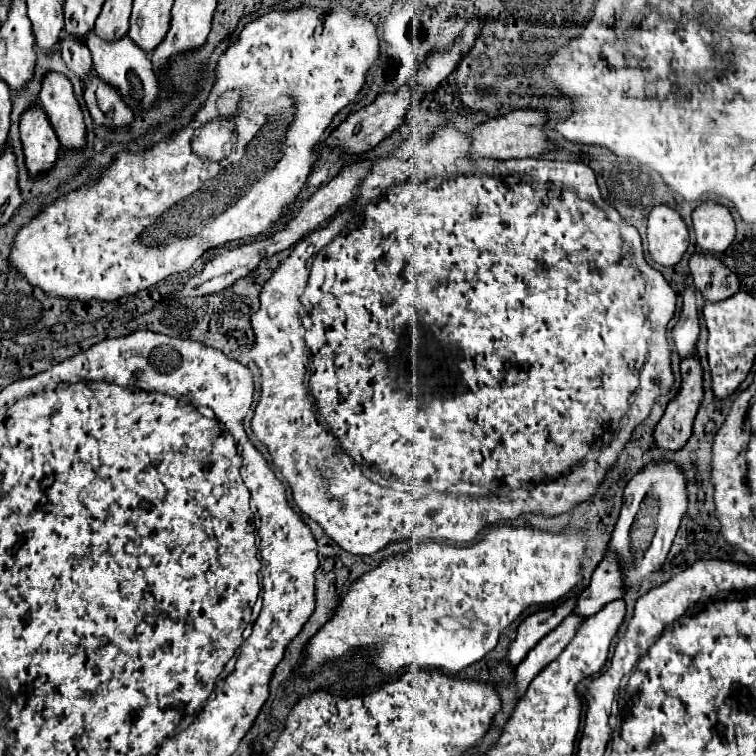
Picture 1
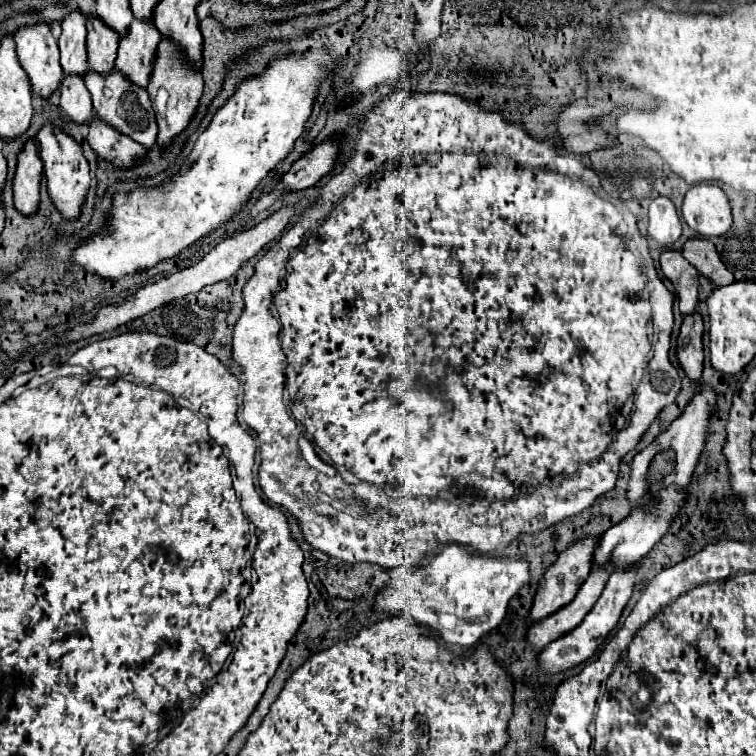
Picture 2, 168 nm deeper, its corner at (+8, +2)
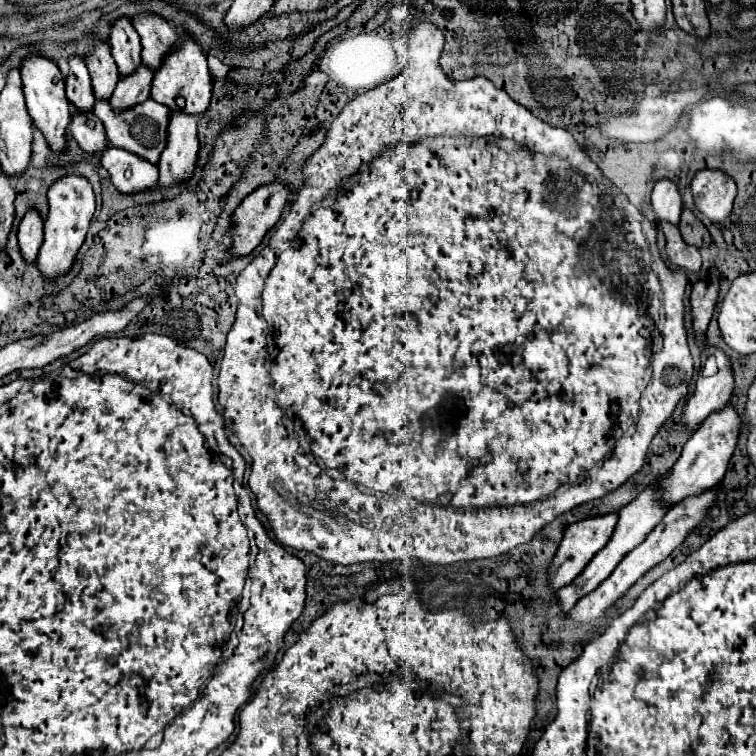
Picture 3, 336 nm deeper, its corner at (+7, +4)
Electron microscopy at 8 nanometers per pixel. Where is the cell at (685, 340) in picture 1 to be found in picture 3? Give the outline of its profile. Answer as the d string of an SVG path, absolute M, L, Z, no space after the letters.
M662 223L660 227L666 235L666 257L668 257L670 265L676 269L682 269L686 273L698 273L702 267L700 251L696 251L696 247L686 245L682 241L678 227L672 227L670 223Z

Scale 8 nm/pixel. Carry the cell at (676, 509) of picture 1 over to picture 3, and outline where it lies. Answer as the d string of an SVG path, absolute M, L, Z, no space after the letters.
M706 344L704 350L710 350L710 353L716 357L718 363L718 373L712 377L698 375L696 379L696 389L694 393L686 399L684 411L682 411L682 429L684 431L696 431L708 419L708 415L724 409L732 397L734 389L734 377L732 377L732 367L726 355L717 348Z

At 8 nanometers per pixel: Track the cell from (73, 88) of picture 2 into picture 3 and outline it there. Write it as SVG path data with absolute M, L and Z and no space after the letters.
M74 111L72 113L70 133L88 155L102 153L108 145L104 125L90 111Z

